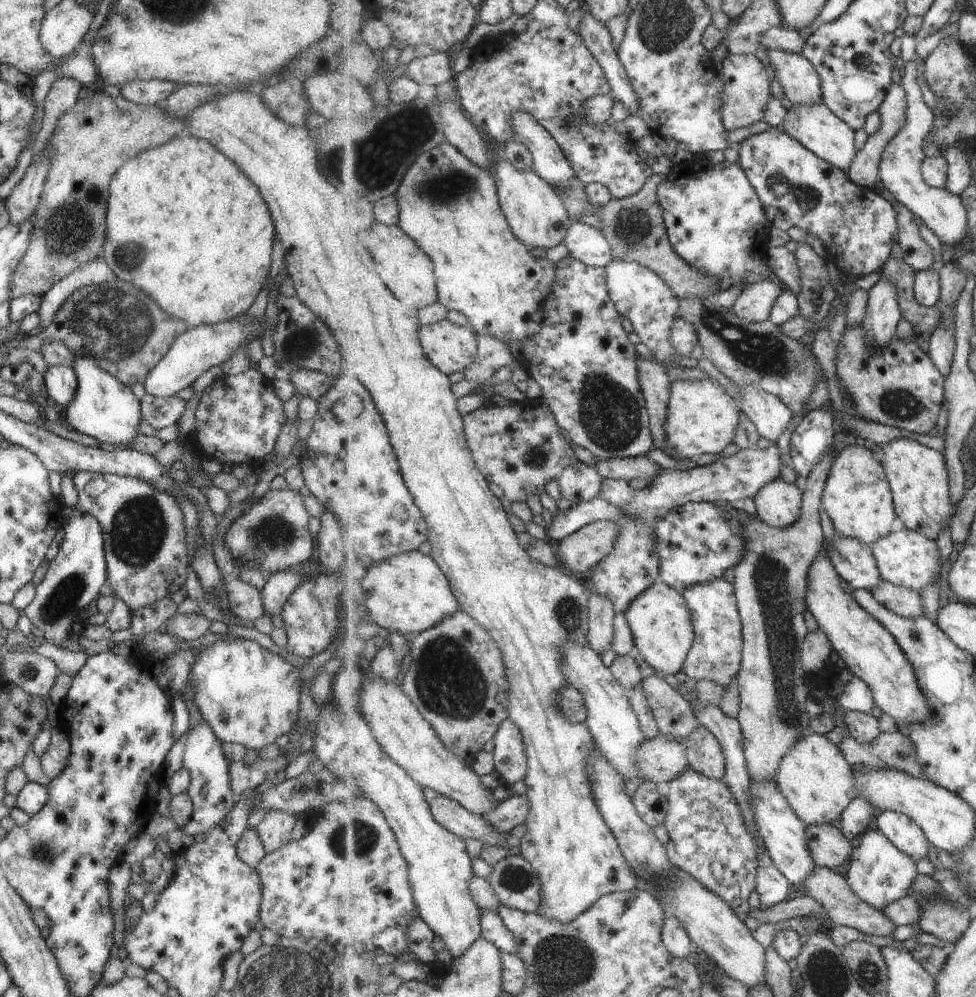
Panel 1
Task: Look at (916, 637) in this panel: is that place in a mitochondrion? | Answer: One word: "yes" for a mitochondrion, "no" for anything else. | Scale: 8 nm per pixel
yes

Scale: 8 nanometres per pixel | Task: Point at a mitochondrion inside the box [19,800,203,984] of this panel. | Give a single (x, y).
(42, 852)

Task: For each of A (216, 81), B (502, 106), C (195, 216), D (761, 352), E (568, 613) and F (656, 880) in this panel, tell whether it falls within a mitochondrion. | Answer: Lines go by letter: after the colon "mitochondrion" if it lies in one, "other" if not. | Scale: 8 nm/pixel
A: other
B: other
C: other
D: mitochondrion
E: mitochondrion
F: other

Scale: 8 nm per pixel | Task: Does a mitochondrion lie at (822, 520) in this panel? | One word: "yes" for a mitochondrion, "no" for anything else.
no

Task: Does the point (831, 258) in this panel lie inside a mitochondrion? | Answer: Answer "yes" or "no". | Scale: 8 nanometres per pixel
no

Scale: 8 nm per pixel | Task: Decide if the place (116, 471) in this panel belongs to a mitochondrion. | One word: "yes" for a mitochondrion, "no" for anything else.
no

